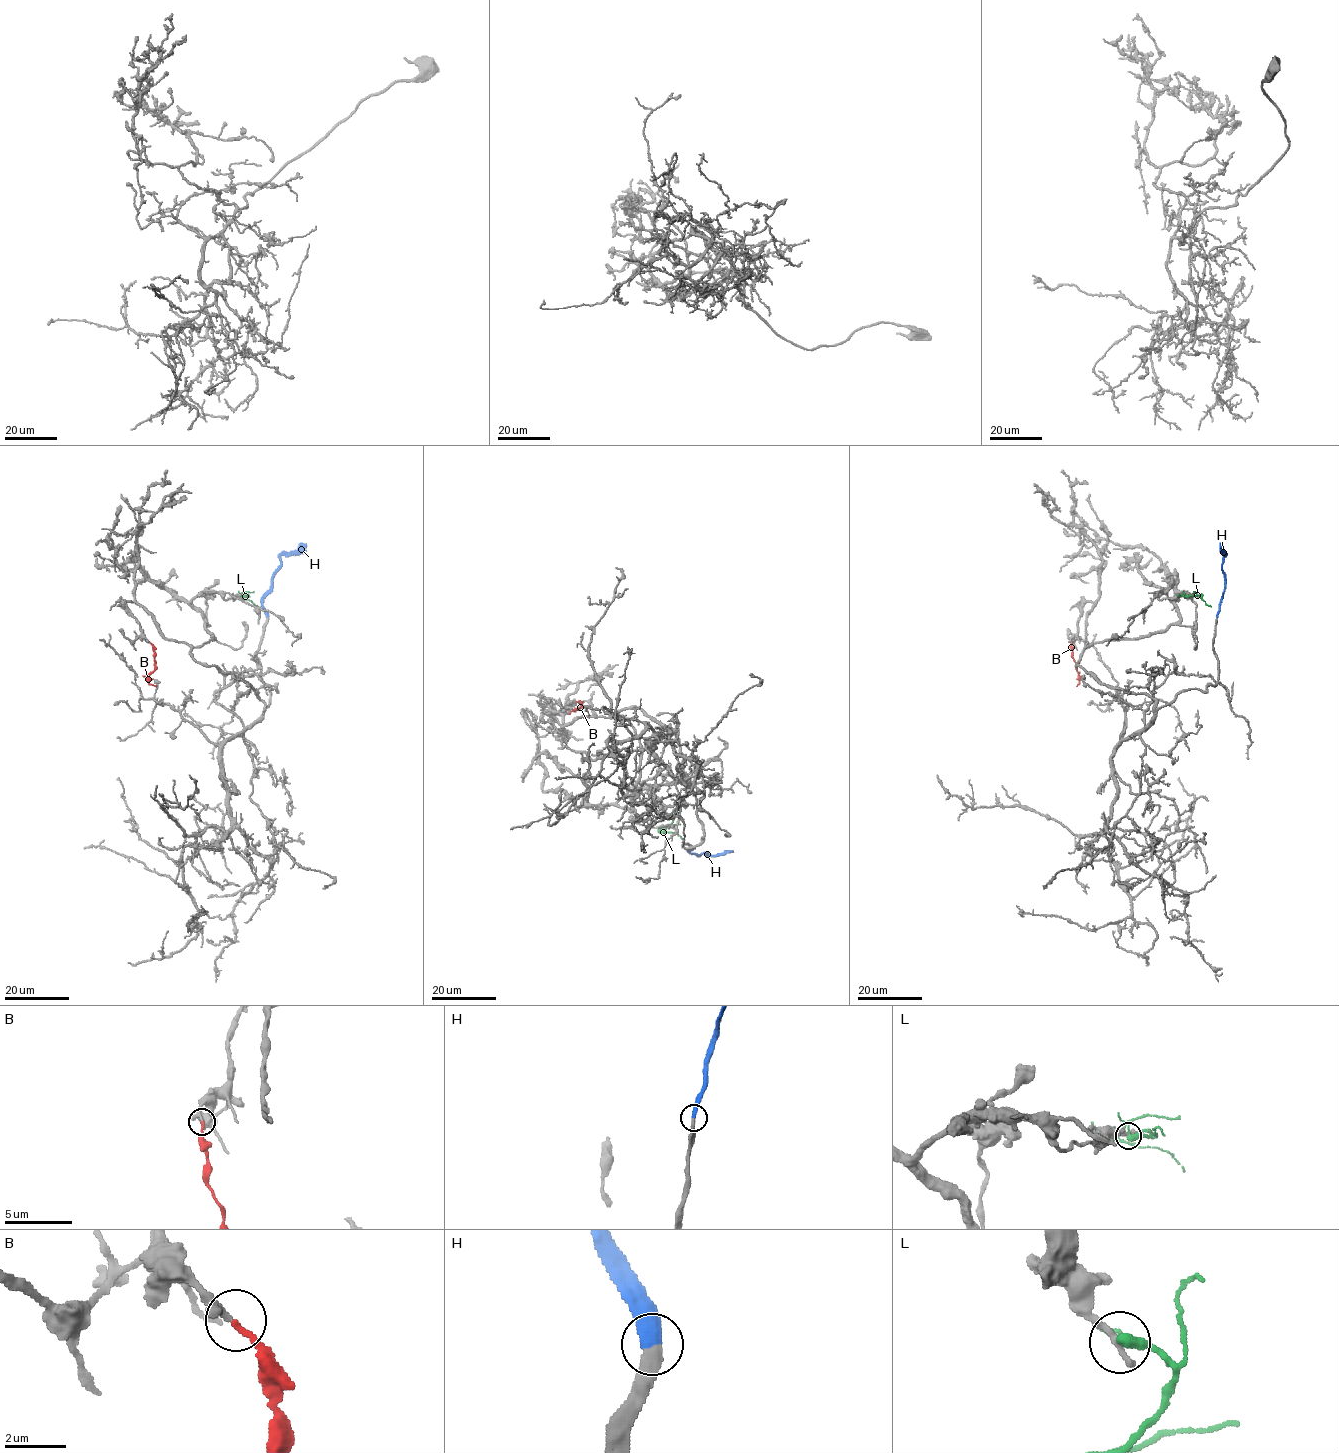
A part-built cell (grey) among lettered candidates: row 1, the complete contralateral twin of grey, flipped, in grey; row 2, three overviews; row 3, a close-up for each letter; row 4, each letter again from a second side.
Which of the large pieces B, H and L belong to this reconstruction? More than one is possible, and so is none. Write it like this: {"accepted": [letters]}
{"accepted": ["B", "H"]}

